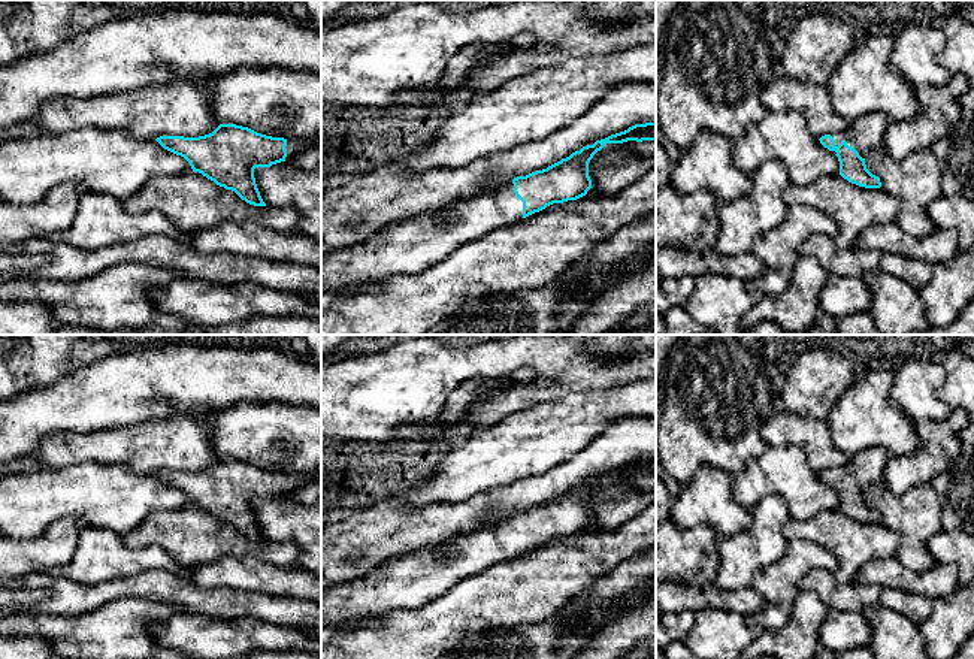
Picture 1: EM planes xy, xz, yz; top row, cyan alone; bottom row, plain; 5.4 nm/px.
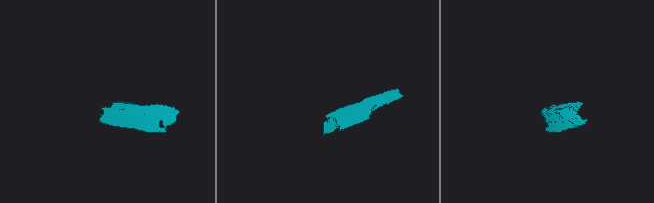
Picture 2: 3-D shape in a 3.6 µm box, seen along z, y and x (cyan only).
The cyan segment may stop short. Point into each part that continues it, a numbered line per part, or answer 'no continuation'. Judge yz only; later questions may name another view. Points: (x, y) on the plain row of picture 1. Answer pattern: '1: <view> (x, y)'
1: yz (867, 468)

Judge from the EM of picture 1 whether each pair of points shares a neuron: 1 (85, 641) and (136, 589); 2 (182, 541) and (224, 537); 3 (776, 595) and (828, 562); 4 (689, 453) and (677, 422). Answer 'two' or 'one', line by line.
1: two
2: one
3: one
4: one

